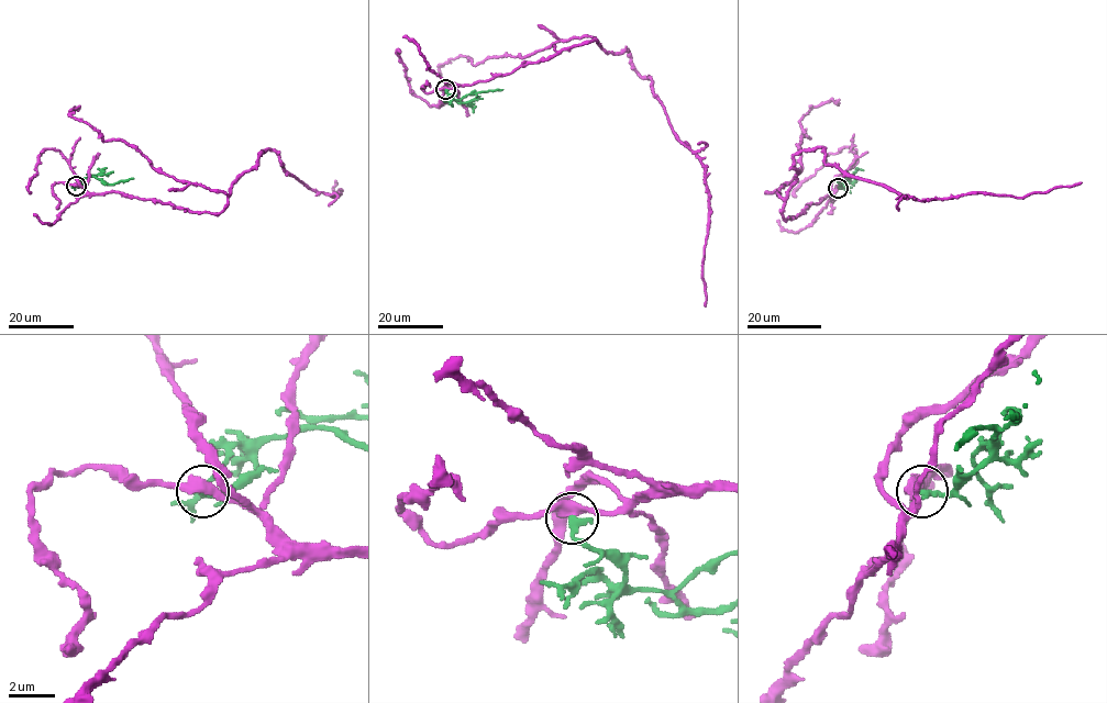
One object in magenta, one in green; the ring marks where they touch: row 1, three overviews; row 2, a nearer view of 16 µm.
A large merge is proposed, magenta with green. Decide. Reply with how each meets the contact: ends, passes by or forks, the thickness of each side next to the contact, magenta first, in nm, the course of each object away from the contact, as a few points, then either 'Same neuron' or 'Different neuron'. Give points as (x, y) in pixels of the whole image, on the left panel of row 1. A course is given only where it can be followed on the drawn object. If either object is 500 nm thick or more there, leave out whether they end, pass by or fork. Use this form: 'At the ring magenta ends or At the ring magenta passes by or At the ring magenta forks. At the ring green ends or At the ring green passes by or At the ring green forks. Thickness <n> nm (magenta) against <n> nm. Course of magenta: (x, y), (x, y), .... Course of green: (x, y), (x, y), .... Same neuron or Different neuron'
At the ring magenta passes by. At the ring green ends. Thickness 420 nm (magenta) against 300 nm. Course of magenta: (76, 185), (220, 213), (231, 186), (270, 149), (288, 174), (318, 191), (332, 197), (335, 181). Course of green: (76, 185), (90, 177), (108, 185), (133, 178). Different neuron

